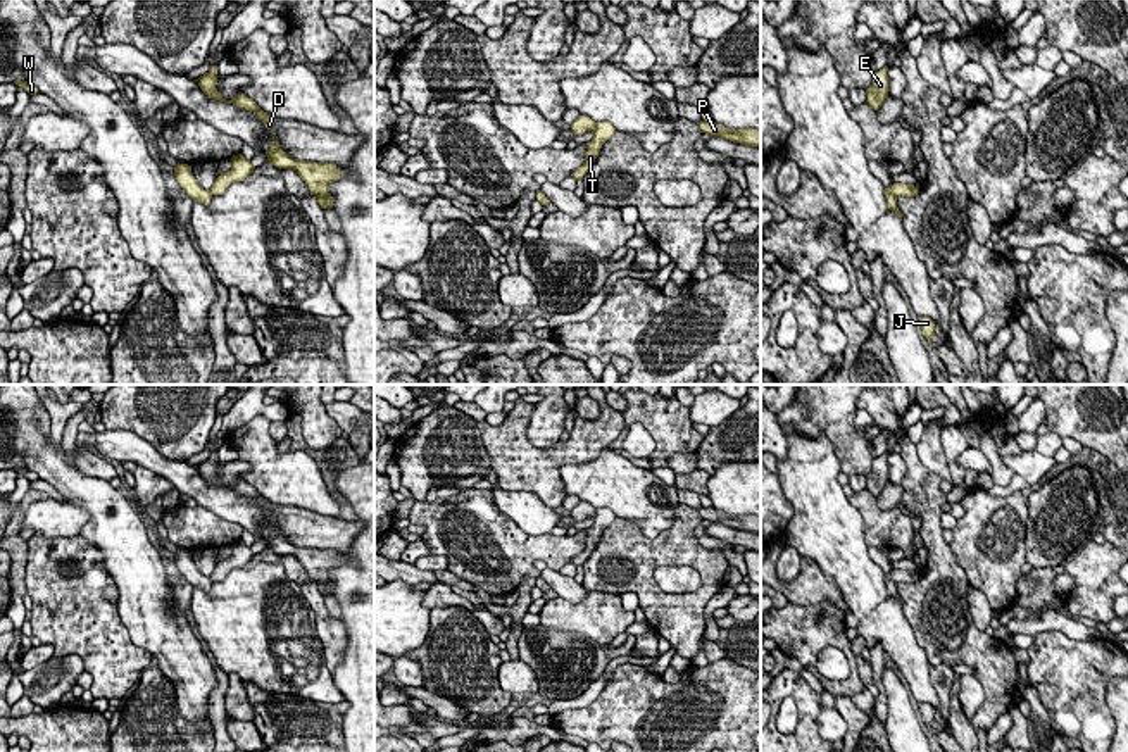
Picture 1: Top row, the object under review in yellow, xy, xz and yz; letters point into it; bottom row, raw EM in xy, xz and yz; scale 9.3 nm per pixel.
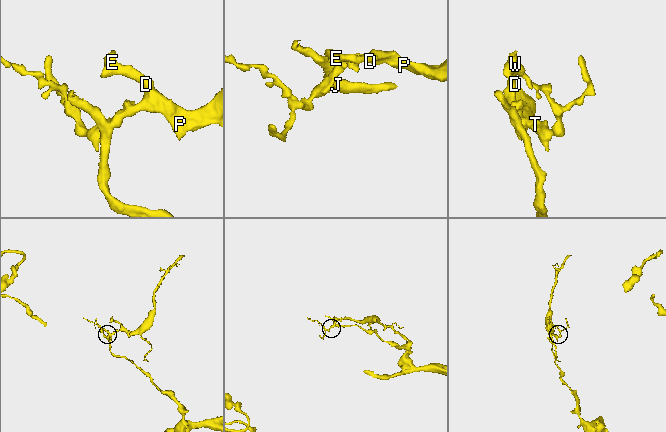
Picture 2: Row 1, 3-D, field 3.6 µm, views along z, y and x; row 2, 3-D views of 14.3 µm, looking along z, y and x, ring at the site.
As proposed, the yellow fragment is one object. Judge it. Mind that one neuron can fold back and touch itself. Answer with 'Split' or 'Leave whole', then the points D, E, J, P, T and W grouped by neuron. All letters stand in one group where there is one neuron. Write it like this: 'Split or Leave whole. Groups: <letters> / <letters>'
Split. Groups: D E P T W / J

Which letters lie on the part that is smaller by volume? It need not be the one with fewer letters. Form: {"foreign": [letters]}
{"foreign": ["D", "E", "P", "T", "W"]}

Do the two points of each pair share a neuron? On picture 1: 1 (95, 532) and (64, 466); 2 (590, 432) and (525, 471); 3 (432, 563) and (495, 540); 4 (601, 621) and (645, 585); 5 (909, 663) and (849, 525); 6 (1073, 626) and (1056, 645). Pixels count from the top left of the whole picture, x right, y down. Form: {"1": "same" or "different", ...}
{"1": "same", "2": "same", "3": "different", "4": "different", "5": "same", "6": "different"}

